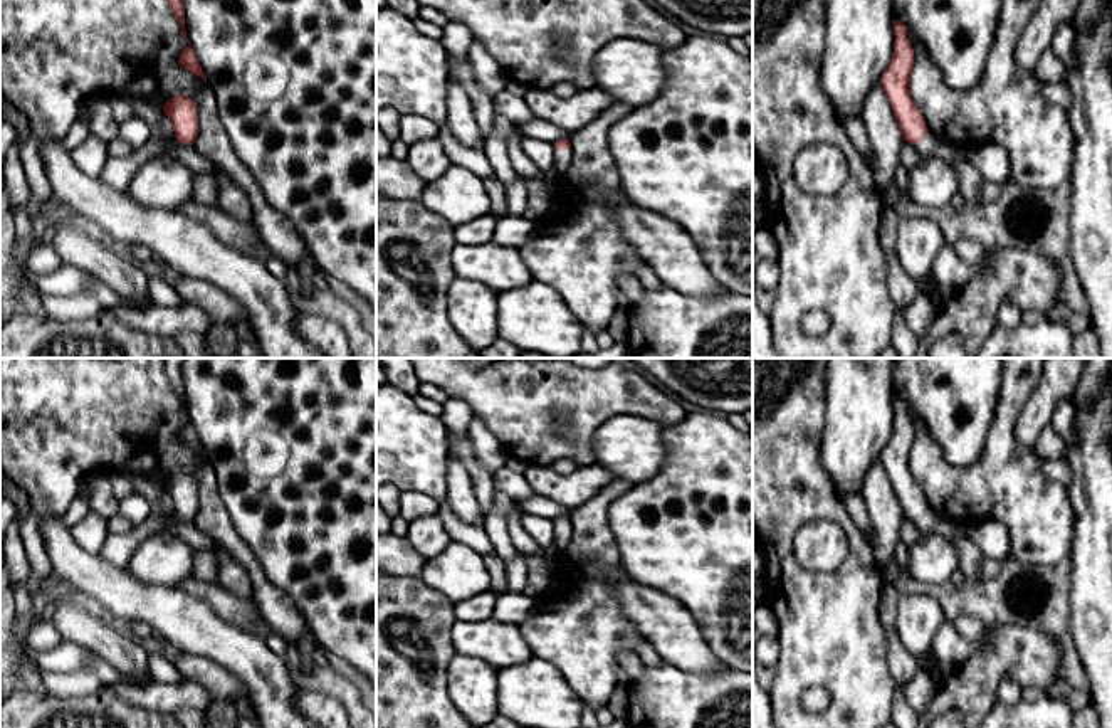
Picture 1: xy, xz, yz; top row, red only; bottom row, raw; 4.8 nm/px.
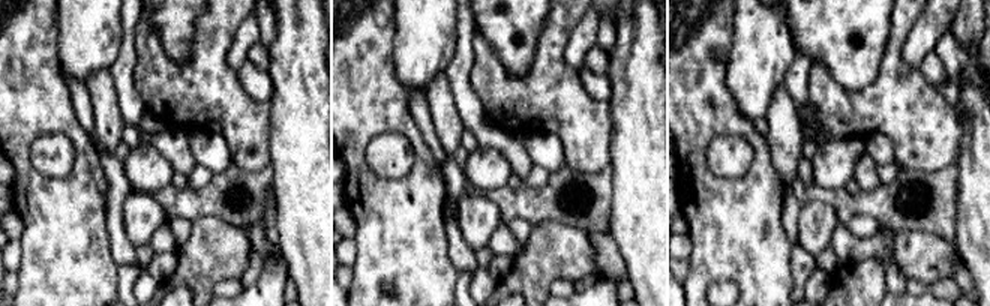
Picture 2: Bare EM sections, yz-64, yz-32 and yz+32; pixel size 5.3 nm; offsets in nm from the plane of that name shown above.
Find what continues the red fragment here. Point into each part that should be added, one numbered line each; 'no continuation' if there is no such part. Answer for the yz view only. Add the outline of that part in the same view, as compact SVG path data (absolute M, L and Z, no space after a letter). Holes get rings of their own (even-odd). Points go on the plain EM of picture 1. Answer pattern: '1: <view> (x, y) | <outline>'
1: yz (970, 557) | M926 511L914 526L924 535L939 535L951 540L957 551L957 565L964 573L966 580L983 580L981 578L981 560L984 558L979 548L971 541L966 523L947 521L939 518L934 511Z

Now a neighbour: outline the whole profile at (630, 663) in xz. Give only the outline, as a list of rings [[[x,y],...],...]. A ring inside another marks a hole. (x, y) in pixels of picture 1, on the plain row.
[[[632,651],[620,652],[620,666],[628,674],[628,683],[637,679],[645,669],[645,666],[640,661],[640,657],[637,656],[637,652],[632,652]]]

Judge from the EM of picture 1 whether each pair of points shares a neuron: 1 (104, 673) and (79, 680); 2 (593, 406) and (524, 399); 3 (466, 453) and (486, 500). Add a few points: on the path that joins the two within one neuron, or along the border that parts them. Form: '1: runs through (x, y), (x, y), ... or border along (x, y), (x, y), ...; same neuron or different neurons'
1: border along (56, 671), (68, 673), (89, 666), (103, 683); different neurons
2: runs through (576, 399), (541, 399); same neuron
3: runs through (471, 464), (484, 488); same neuron

